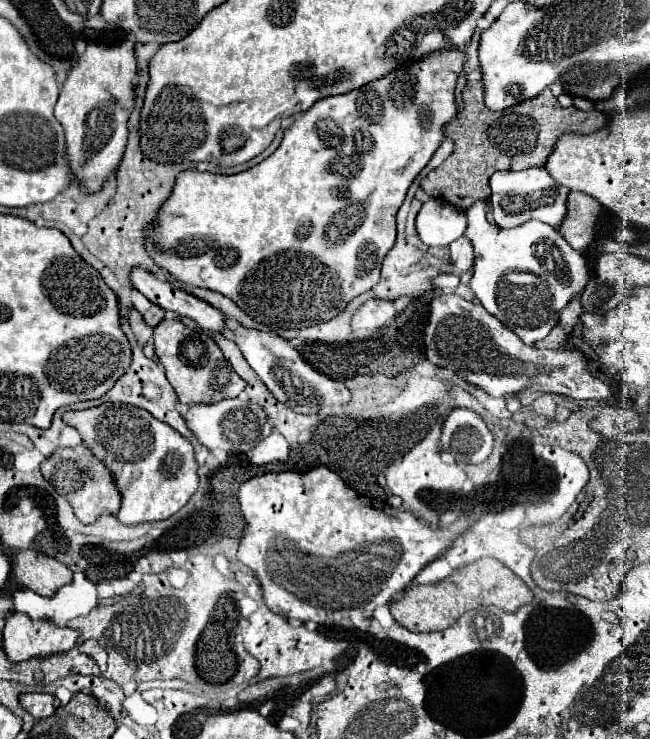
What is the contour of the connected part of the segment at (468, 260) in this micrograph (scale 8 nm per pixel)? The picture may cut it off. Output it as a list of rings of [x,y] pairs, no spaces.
[[[464,237],[456,239],[450,245],[450,263],[454,271],[468,271],[472,267],[472,261],[474,261],[474,253],[472,253],[470,241]]]

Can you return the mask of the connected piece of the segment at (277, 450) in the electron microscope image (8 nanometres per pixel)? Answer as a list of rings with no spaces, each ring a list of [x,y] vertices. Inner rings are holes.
[[[272,431],[266,439],[262,439],[250,453],[248,453],[250,461],[254,465],[266,465],[272,461],[286,461],[288,457],[288,443],[286,439],[278,433]]]

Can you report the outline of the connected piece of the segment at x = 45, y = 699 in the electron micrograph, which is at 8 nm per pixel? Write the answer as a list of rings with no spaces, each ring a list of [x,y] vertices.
[[[24,693],[20,695],[20,705],[32,715],[32,717],[50,717],[60,707],[60,701],[54,695],[48,693]]]

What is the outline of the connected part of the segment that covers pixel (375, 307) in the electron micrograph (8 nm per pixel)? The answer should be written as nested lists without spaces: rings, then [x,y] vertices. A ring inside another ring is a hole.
[[[368,299],[358,313],[352,319],[352,329],[354,331],[364,331],[364,329],[380,329],[388,325],[396,315],[396,307],[392,301],[386,299]]]

